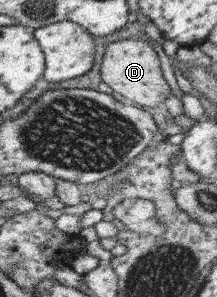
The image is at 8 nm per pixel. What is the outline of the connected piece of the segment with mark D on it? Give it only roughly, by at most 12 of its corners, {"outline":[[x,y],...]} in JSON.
{"outline":[[144,40],[105,45],[101,81],[137,107],[168,97]]}

